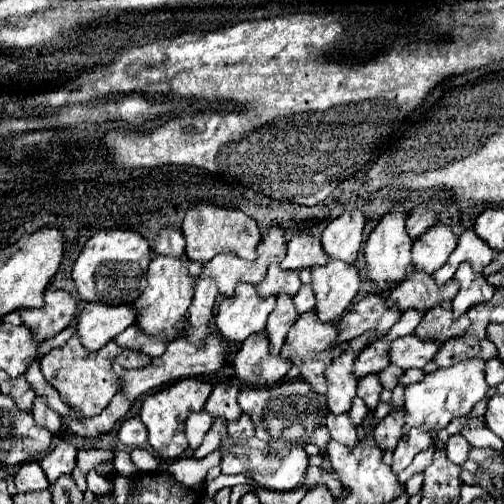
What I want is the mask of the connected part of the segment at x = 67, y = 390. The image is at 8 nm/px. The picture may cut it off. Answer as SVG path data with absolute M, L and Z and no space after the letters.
M72 336L64 346L50 350L40 360L40 368L42 368L44 378L58 390L62 402L68 404L70 408L78 410L84 418L90 418L90 416L100 414L108 406L112 396L116 392L120 392L122 380L120 380L116 368L124 368L124 370L142 368L142 366L150 364L150 360L152 360L152 356L134 352L130 348L122 348L114 340L110 340L104 348L90 352L82 346L78 336Z

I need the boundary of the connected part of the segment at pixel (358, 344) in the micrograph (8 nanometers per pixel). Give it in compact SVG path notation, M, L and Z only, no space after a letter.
M376 332L362 334L350 342L350 348L344 350L332 366L326 370L326 382L328 382L328 408L336 414L348 412L352 398L356 396L358 378L354 376L354 360L358 354L370 344L370 338L374 338Z

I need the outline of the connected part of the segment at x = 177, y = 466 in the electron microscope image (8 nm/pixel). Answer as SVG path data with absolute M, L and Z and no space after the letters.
M212 452L206 458L178 458L170 462L168 472L176 478L176 482L184 486L200 486L205 482L210 468L220 465L220 452Z

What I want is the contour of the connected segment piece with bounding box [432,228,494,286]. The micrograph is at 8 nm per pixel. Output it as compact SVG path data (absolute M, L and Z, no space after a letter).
M466 228L462 234L460 234L460 242L456 246L456 250L450 254L448 262L438 268L432 276L436 280L436 284L444 284L446 280L450 280L456 272L456 268L462 264L462 262L470 262L474 272L482 272L494 258L492 254L494 250L488 248L488 244L476 236L474 228Z

